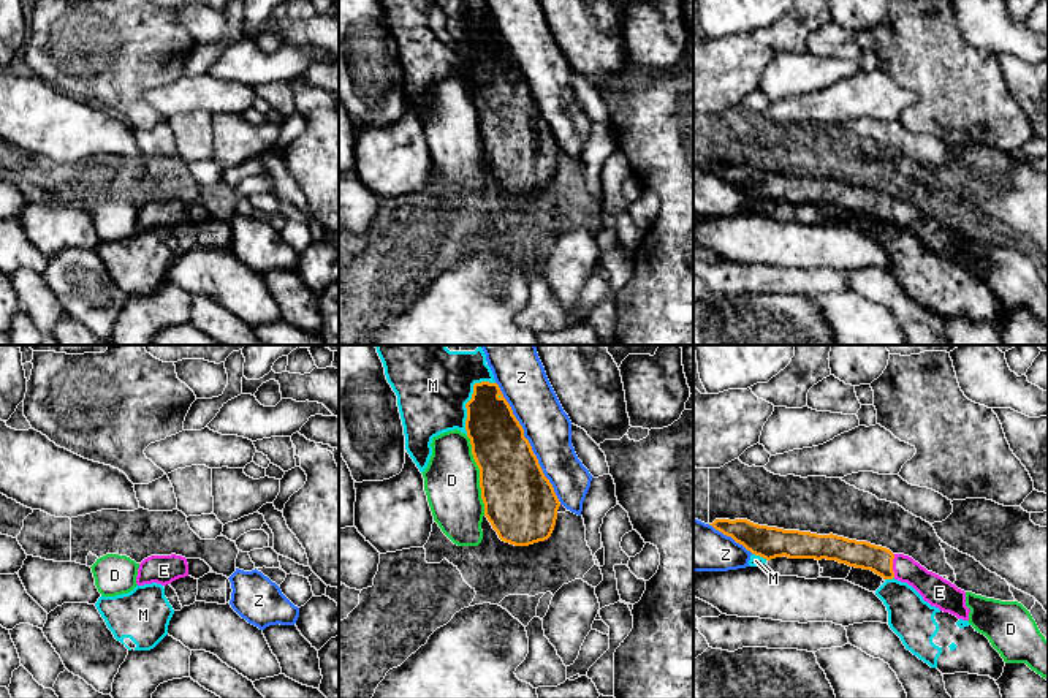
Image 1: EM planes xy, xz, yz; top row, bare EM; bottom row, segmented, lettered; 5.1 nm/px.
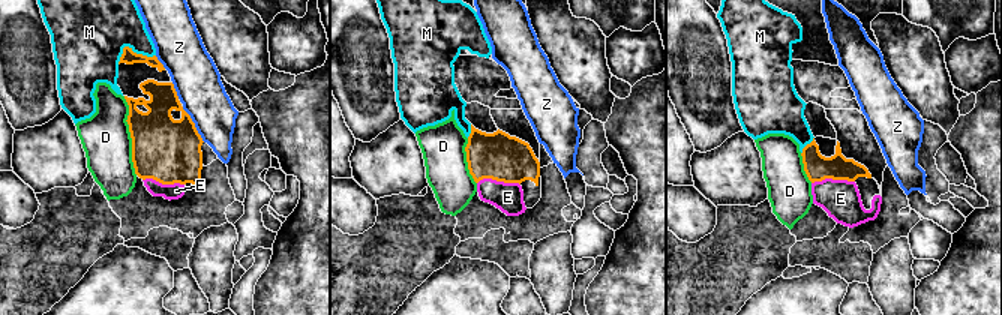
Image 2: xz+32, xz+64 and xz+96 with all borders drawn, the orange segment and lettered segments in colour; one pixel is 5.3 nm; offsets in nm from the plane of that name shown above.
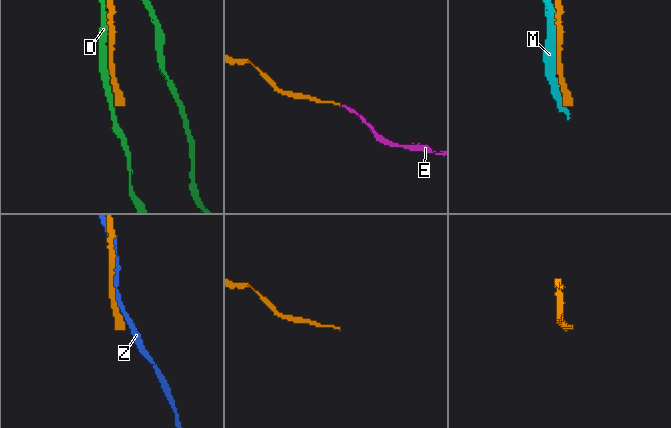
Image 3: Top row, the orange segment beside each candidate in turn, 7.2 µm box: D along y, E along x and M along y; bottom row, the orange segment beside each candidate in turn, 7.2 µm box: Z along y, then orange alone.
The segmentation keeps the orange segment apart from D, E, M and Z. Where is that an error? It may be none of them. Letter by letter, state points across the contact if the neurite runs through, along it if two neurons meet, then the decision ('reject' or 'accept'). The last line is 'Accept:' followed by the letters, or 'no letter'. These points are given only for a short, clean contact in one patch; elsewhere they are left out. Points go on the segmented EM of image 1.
D: reject
E: runs through yz (860, 554), (892, 565), (909, 570), (934, 589); accept
M: reject
Z: reject
Accept: E

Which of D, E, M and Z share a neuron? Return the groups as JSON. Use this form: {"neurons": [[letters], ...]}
{"neurons": [["D"], ["E"], ["M"], ["Z"]]}

